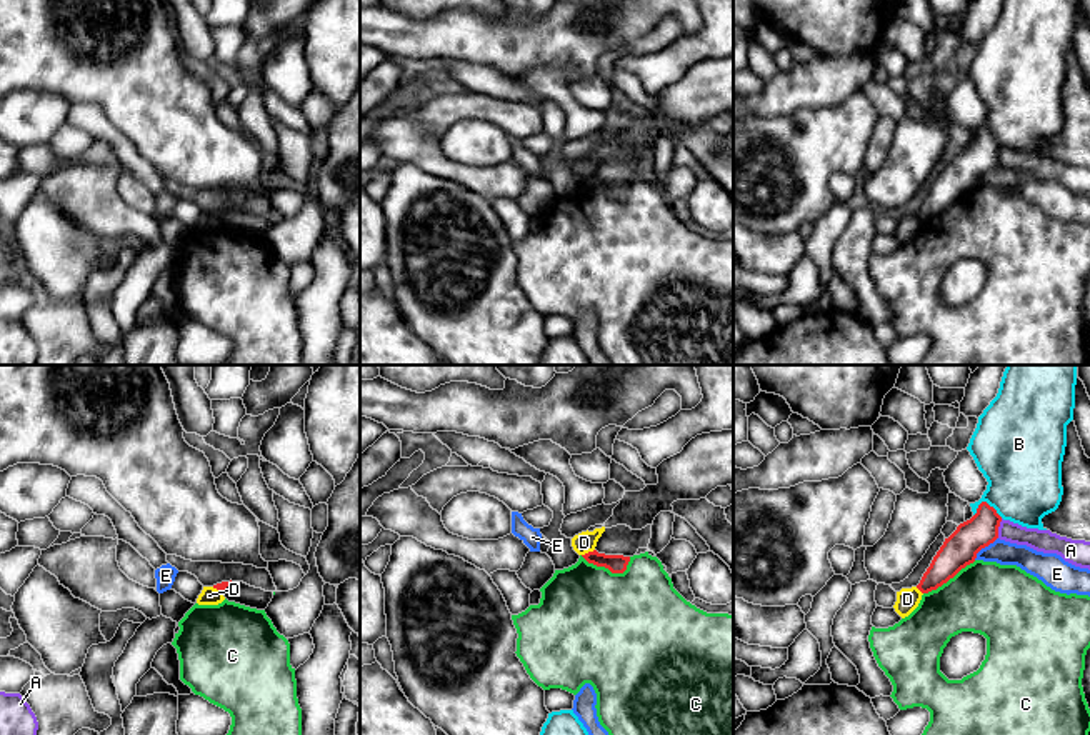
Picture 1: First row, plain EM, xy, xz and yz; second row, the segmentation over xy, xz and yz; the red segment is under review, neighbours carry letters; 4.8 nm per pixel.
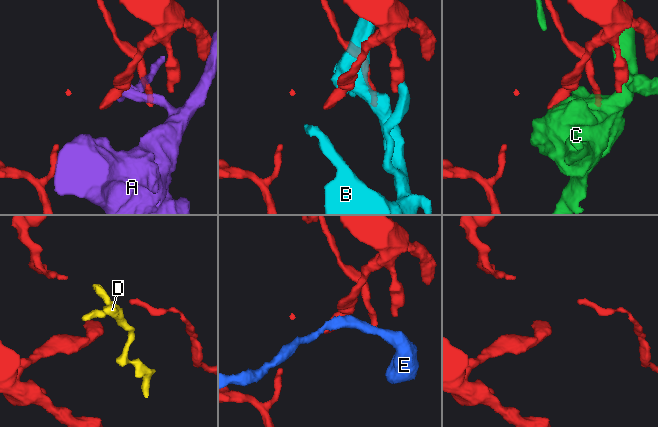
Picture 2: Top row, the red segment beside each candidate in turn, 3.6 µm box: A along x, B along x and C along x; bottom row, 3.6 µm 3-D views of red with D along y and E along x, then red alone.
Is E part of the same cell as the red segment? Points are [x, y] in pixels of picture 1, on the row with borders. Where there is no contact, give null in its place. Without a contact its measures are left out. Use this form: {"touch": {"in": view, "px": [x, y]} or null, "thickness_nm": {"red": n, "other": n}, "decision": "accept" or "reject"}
{"touch": {"in": "yz", "px": [984, 547]}, "thickness_nm": {"red": 170, "other": 120}, "decision": "reject"}

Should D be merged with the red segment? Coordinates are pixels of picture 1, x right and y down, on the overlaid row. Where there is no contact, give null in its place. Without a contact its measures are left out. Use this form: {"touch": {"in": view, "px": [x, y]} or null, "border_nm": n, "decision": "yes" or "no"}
{"touch": {"in": "xz", "px": [589, 552]}, "border_nm": 70, "decision": "no"}

